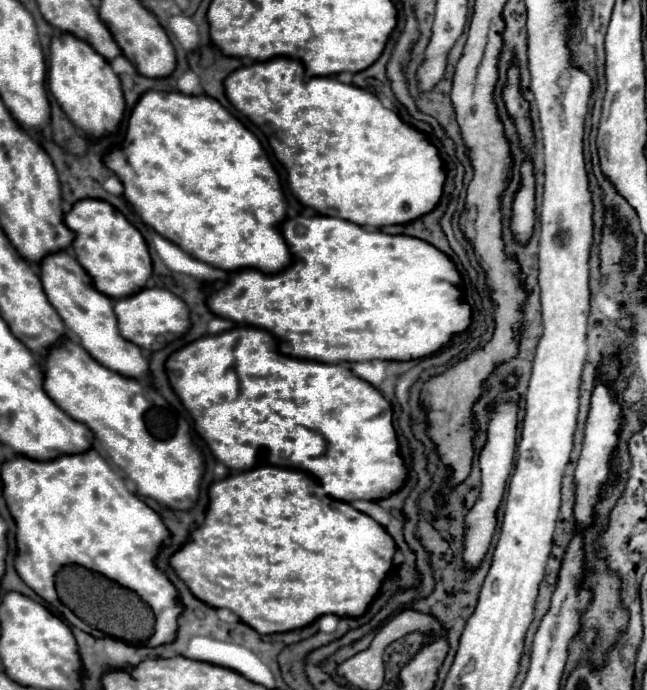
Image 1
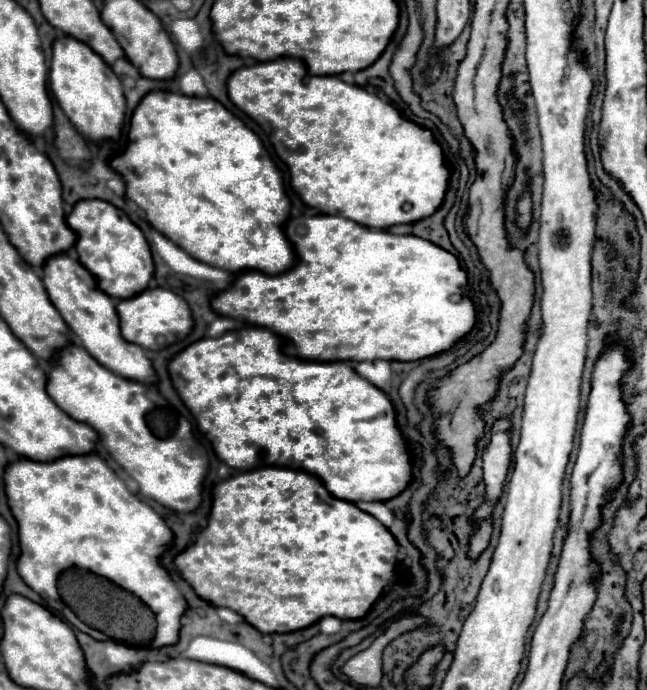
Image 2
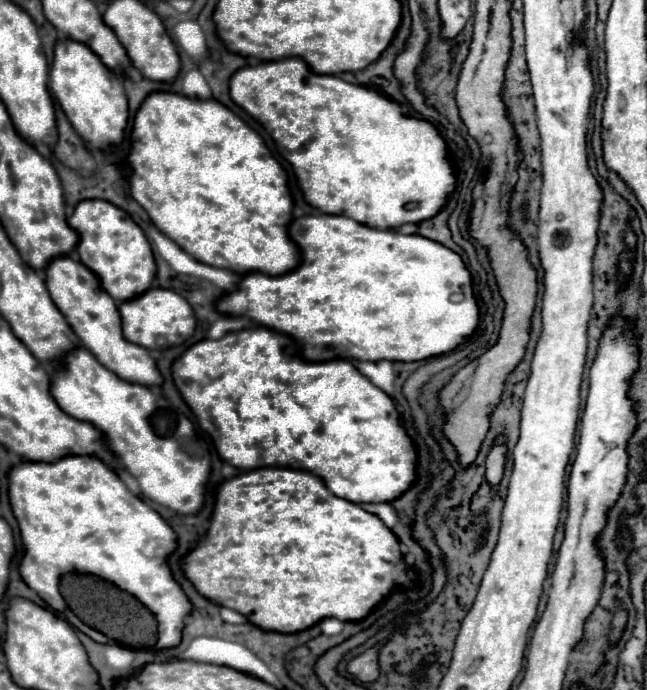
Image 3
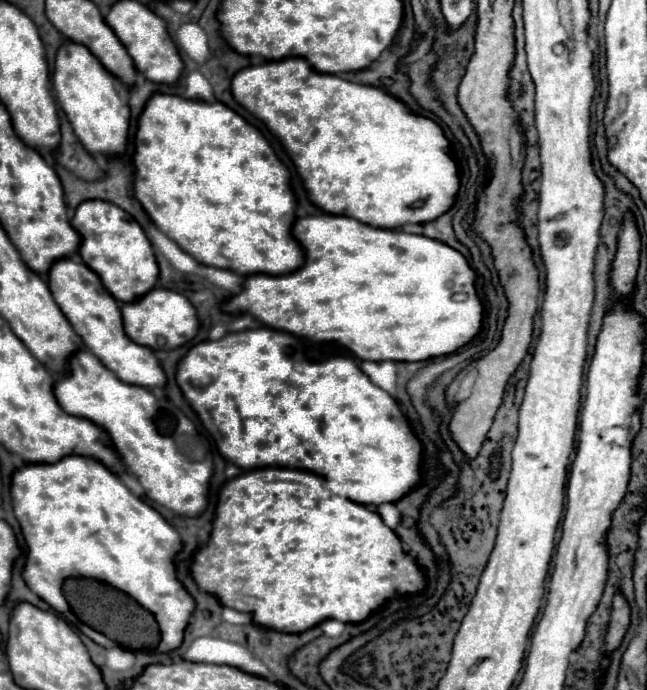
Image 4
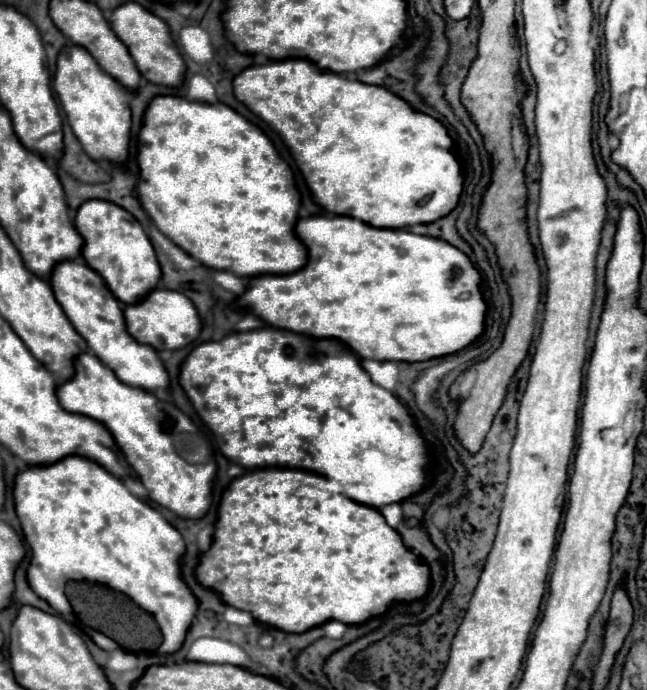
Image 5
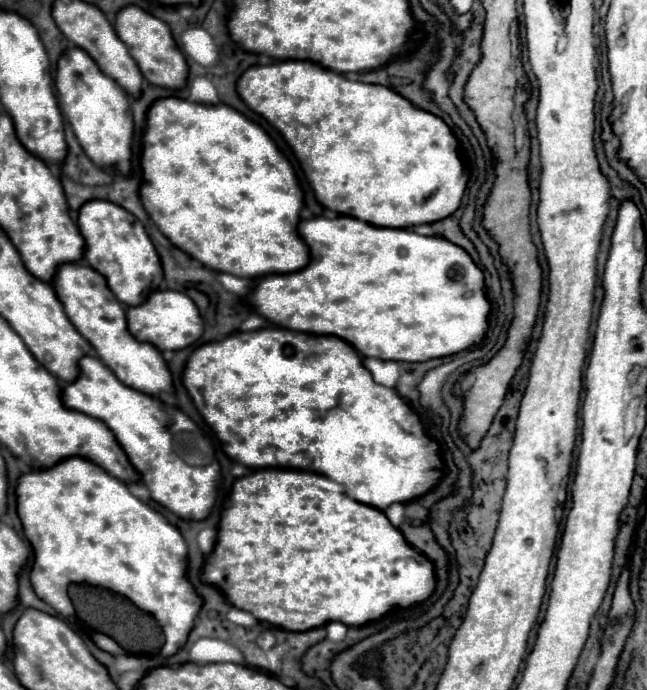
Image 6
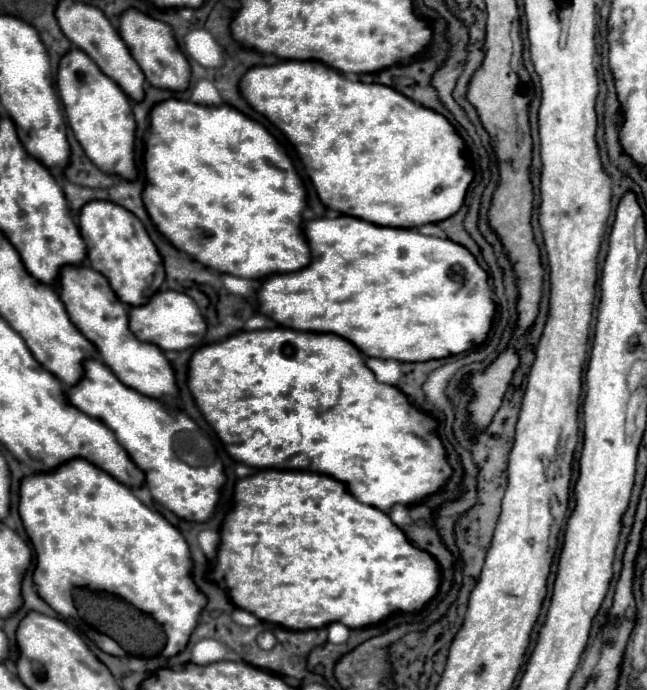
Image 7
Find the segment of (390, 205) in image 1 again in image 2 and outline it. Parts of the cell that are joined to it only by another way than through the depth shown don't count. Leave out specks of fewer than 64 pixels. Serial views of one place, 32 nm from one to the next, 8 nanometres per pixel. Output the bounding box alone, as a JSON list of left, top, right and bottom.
[228,58,450,230]

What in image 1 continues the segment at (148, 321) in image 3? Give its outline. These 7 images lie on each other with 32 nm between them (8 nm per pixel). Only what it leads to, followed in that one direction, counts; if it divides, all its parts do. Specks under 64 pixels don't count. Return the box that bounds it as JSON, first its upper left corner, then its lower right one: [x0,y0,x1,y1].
[114,288,190,352]

